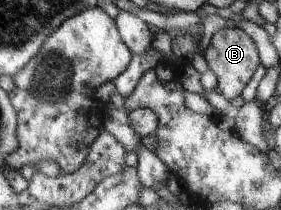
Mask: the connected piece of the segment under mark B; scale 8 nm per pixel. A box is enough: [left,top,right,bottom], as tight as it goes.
[204,26,261,100]

